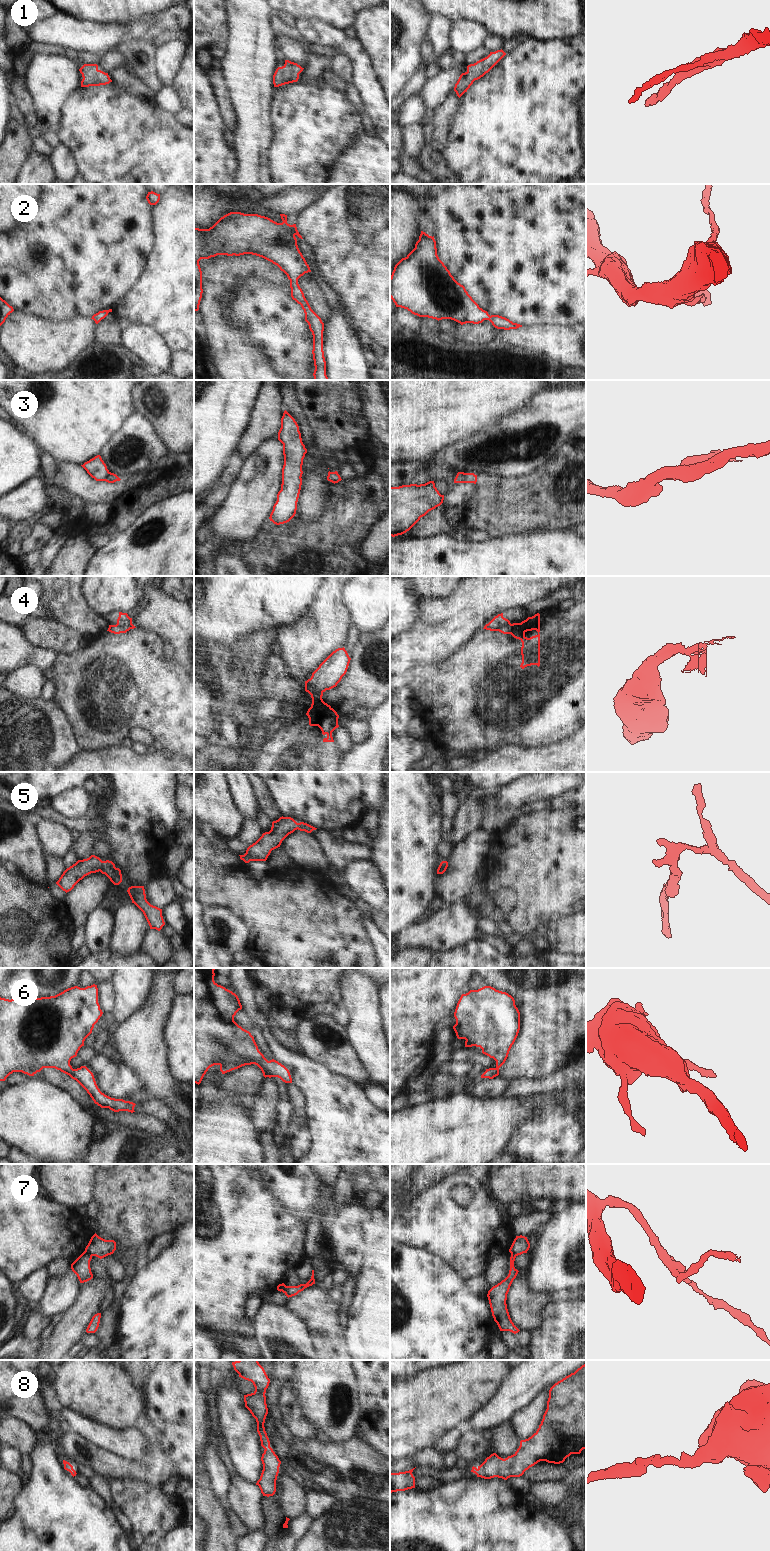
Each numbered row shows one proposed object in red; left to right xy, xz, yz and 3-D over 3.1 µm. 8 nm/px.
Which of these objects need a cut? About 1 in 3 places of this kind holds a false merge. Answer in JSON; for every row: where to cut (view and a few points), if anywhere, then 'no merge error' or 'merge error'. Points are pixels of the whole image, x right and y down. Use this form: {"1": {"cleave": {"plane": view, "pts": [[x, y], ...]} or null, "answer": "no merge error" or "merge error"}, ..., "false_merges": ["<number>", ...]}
{"1": {"cleave": null, "answer": "no merge error"}, "2": {"cleave": null, "answer": "no merge error"}, "3": {"cleave": {"plane": "xy", "pts": [[109, 472], [103, 480]]}, "answer": "merge error"}, "4": {"cleave": {"plane": "xz", "pts": [[308, 679], [309, 684], [322, 693]]}, "answer": "merge error"}, "5": {"cleave": null, "answer": "no merge error"}, "6": {"cleave": null, "answer": "no merge error"}, "7": {"cleave": {"plane": "xy", "pts": [[84, 1251], [91, 1256]]}, "answer": "merge error"}, "8": {"cleave": null, "answer": "no merge error"}, "false_merges": ["3", "4", "7"]}

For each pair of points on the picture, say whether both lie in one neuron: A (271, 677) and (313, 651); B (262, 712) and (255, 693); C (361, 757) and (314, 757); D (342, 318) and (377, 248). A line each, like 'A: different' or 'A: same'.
A: different
B: different
C: different
D: different

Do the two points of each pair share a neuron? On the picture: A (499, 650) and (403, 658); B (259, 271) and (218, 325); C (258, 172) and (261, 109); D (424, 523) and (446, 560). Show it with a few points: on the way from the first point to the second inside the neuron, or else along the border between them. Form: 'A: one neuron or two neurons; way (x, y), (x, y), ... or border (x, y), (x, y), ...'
A: two neurons; border (470, 639), (443, 661), (431, 665)
B: one neuron; way (241, 269), (216, 294), (216, 307)
C: one neuron; way (258, 156), (258, 125)
D: two neurons; border (450, 532), (441, 532), (430, 536), (409, 536)

